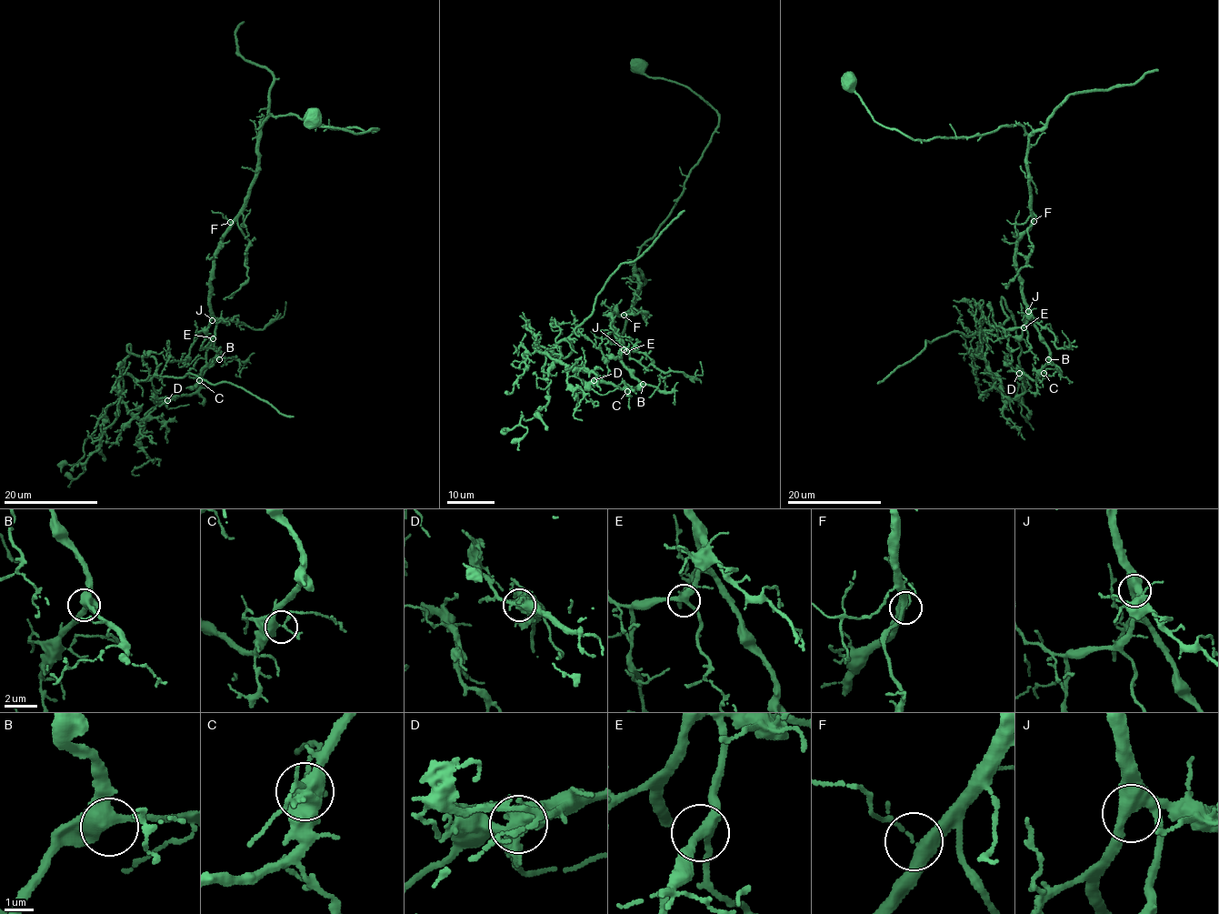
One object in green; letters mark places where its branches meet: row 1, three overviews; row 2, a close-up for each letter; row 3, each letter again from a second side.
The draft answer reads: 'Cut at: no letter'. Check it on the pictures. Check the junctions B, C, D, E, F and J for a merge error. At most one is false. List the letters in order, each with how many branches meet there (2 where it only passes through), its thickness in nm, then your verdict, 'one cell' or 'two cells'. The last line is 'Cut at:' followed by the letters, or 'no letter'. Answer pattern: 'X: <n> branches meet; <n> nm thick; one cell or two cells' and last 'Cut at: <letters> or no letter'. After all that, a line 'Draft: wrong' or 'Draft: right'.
B: 3 branches meet; 420 nm thick; one cell
C: 4 branches meet; 400 nm thick; one cell
D: 3 branches meet; 550 nm thick; two cells
E: 3 branches meet; 280 nm thick; one cell
F: 3 branches meet; 360 nm thick; one cell
J: 3 branches meet; 380 nm thick; one cell
Cut at: D
Draft: wrong

